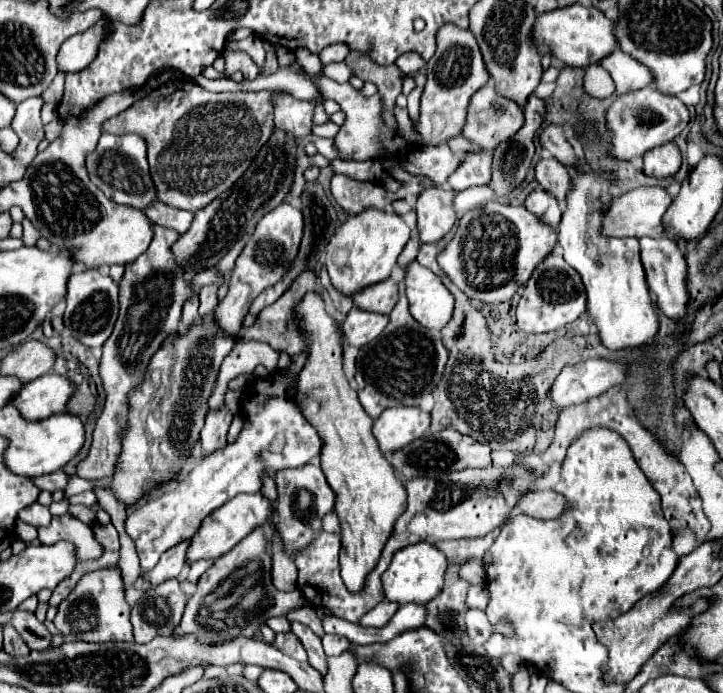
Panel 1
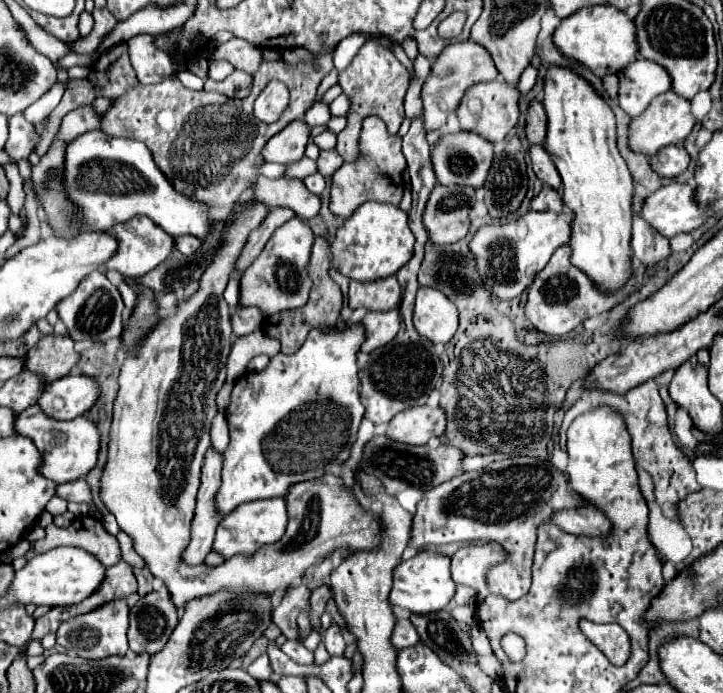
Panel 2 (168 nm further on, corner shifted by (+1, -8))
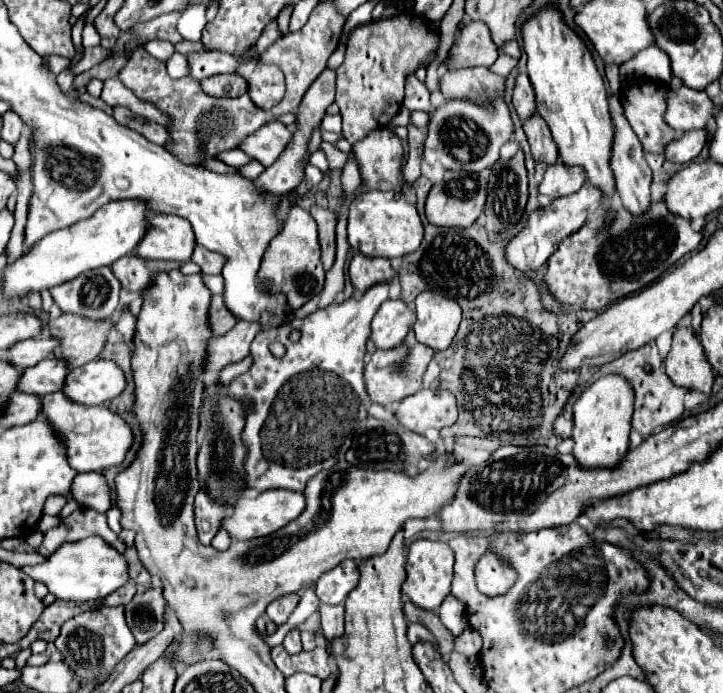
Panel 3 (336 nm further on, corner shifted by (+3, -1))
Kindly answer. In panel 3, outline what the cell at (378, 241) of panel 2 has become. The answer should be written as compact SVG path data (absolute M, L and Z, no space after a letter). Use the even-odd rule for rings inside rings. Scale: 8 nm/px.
M359 192L349 206L349 244L355 252L361 252L369 258L397 258L419 248L423 238L423 224L417 214L417 208L409 204L403 194L397 192Z

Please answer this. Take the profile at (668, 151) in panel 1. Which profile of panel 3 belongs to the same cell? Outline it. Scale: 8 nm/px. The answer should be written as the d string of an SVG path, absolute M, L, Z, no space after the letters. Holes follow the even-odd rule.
M707 130L683 132L679 138L675 138L667 146L665 158L671 162L677 162L677 164L687 164L701 154L705 144L707 144Z

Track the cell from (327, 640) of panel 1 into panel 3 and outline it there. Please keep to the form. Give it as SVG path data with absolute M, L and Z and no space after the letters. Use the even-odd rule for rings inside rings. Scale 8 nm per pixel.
M323 604L319 608L321 614L321 628L327 640L343 636L343 626L345 626L345 612L343 606L327 606Z

